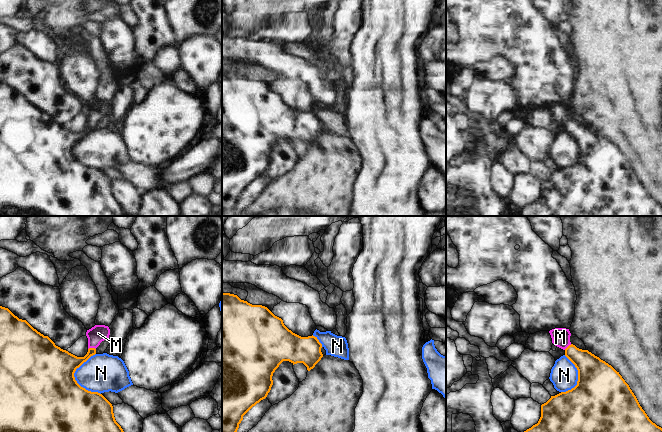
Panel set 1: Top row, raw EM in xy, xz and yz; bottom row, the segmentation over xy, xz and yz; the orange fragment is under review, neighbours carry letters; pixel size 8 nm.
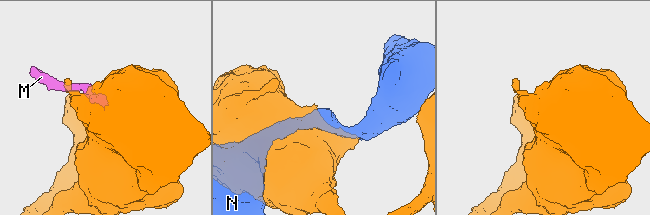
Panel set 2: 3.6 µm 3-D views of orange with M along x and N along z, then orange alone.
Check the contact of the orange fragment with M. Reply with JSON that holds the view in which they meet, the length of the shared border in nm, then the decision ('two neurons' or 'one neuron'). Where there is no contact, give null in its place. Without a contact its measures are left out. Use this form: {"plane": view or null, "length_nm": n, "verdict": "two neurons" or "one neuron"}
{"plane": "xy", "length_nm": 60, "verdict": "one neuron"}

